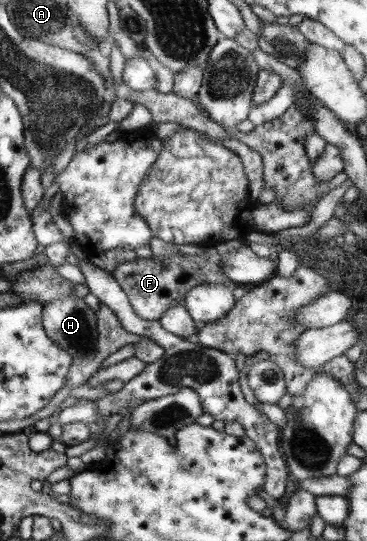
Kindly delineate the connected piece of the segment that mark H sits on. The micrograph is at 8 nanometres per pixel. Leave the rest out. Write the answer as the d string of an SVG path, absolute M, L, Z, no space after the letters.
M63 297L42 305L45 335L71 357L92 354L97 339L94 314L81 298Z

